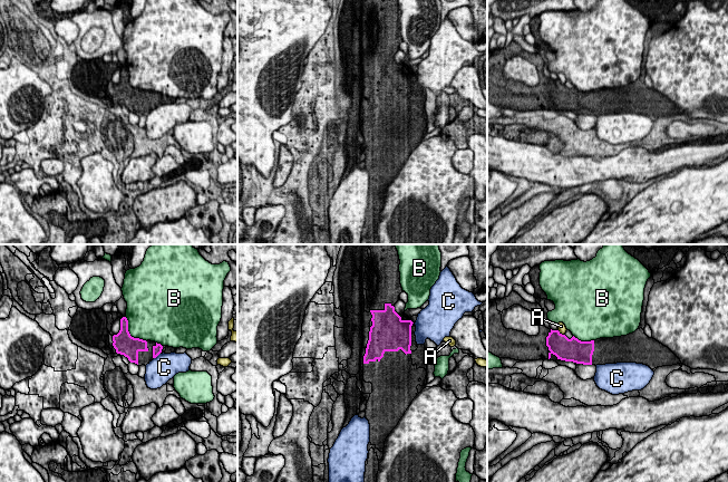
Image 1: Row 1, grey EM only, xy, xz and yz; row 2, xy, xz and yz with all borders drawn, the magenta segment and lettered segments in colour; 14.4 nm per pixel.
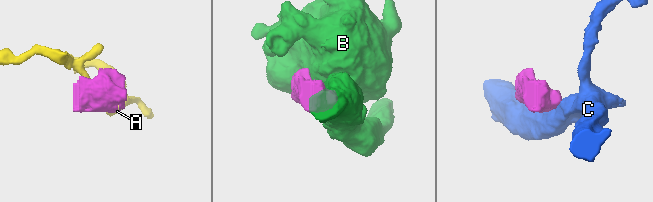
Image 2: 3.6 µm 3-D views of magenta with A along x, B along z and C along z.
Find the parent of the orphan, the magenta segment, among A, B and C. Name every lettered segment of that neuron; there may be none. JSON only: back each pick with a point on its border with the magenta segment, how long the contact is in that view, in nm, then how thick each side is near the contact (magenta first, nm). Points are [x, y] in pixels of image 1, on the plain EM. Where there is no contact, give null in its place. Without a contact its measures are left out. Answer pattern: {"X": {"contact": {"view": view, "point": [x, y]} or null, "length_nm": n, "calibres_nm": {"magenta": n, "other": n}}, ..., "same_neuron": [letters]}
{"same_neuron": []}

